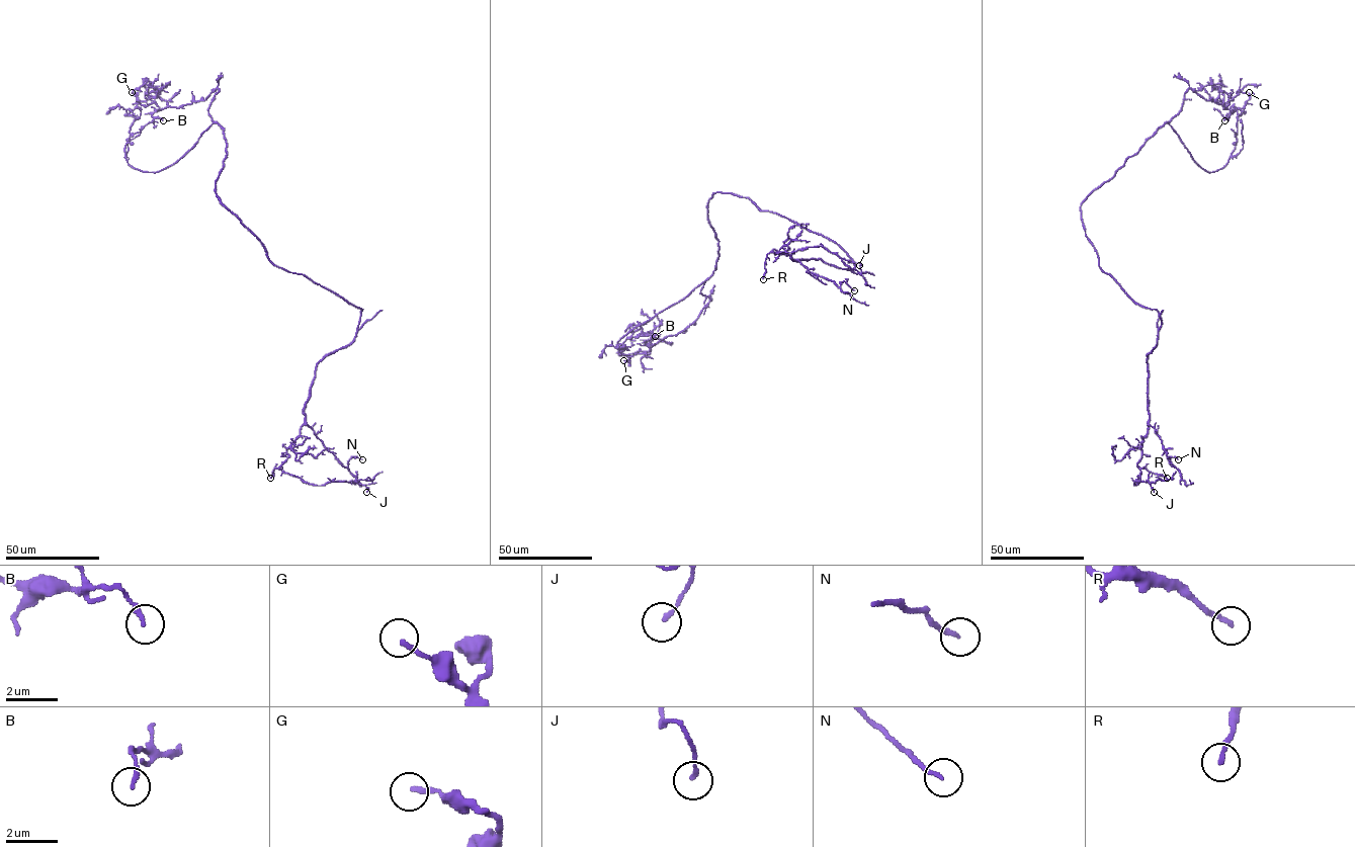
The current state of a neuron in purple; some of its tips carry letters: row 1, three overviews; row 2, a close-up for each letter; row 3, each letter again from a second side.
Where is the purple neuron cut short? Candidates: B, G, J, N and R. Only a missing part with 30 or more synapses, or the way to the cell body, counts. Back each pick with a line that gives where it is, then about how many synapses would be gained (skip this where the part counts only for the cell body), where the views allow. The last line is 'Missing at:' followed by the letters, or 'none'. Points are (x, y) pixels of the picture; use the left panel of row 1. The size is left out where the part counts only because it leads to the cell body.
Missing at: none

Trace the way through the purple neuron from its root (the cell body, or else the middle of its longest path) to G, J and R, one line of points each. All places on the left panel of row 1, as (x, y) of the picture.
G: (279, 268), (217, 195), (227, 154), (217, 122), (164, 169), (129, 164), (132, 92)
J: (279, 268), (362, 309), (355, 339), (318, 363), (301, 433), (279, 468), (312, 484), (352, 481), (366, 492)
R: (279, 268), (305, 275), (362, 310), (355, 339), (318, 363), (301, 433), (270, 478)

